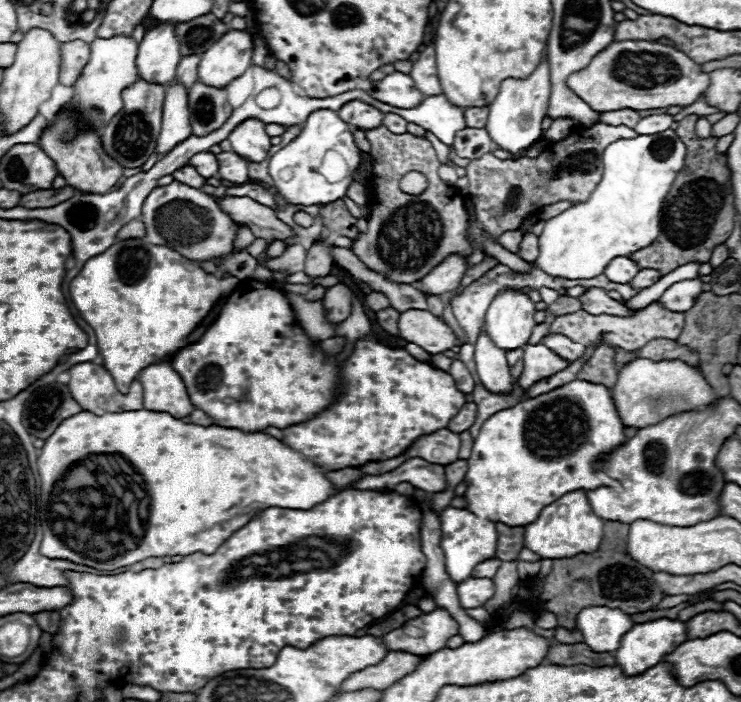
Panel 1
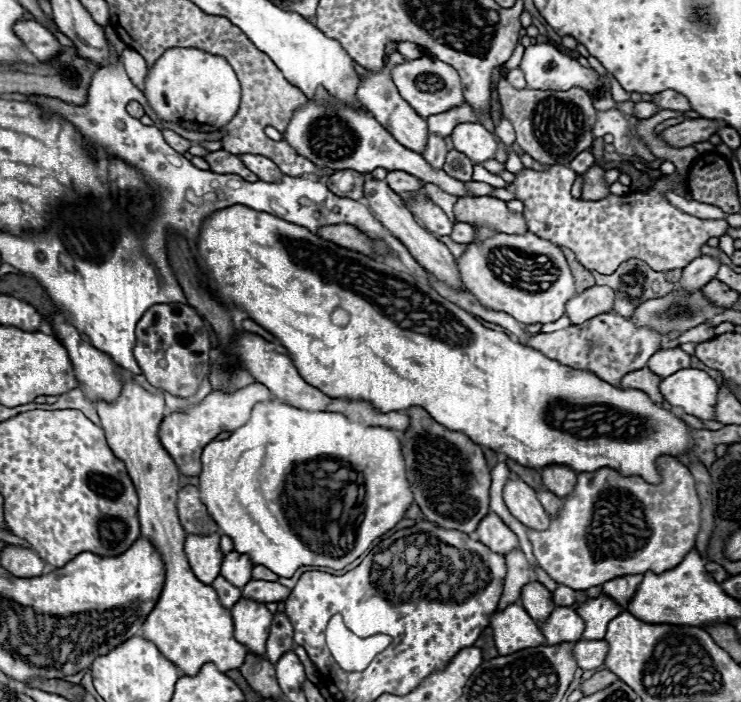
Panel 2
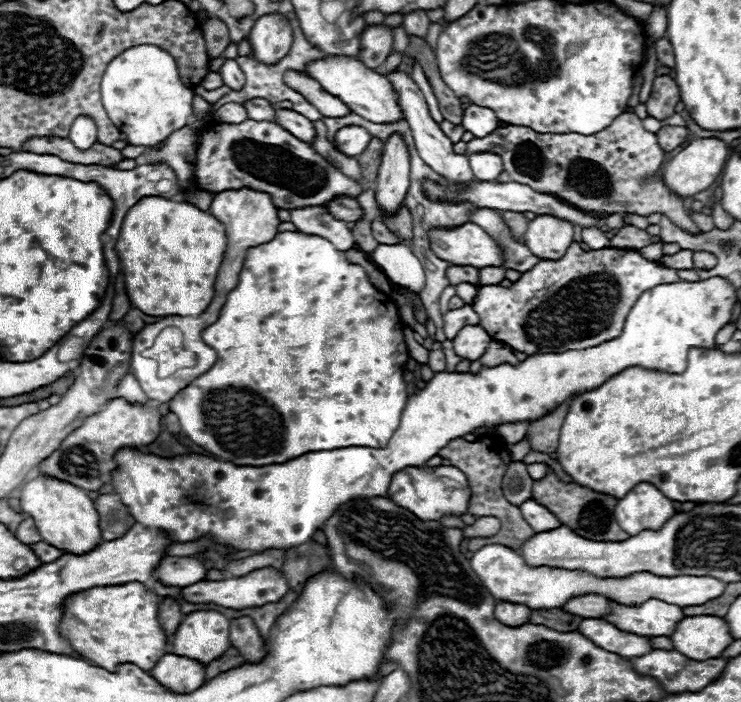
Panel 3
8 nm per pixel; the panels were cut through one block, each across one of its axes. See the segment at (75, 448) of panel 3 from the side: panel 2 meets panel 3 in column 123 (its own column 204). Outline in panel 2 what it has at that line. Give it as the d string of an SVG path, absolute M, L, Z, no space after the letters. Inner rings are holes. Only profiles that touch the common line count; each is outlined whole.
M250 384L248 388L242 388L240 392L224 394L224 392L212 392L208 394L200 404L192 404L186 412L170 412L164 416L160 424L160 442L166 448L166 452L172 456L176 462L178 470L184 476L198 476L202 462L200 462L200 452L204 450L206 444L210 444L220 432L232 432L248 420L248 412L252 410L252 404L260 400L270 400L270 392L262 384Z

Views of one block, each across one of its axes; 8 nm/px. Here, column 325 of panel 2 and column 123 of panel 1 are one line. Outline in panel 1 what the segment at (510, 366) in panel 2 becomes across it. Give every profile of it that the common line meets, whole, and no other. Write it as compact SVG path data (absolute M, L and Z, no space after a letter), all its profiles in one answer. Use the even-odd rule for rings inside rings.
M128 238L114 242L106 252L90 258L80 274L70 282L70 298L82 318L94 328L98 350L104 358L104 368L112 374L120 392L128 392L130 382L148 364L160 362L166 354L174 354L188 344L188 334L210 312L222 294L230 294L238 286L238 278L216 278L204 272L194 260L180 256L176 250L160 244L150 244L146 238Z

